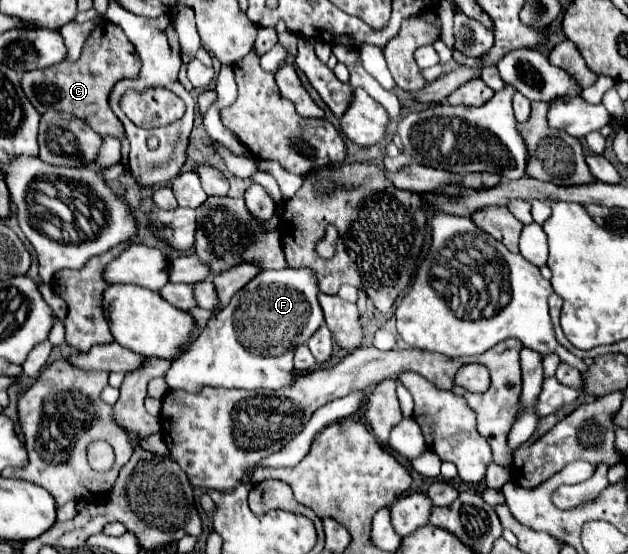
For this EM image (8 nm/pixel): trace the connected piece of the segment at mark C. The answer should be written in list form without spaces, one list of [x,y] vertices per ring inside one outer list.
[[[96,27],[90,33],[80,59],[74,63],[64,61],[64,65],[68,65],[68,69],[64,69],[64,75],[60,71],[60,65],[48,67],[46,73],[44,69],[38,69],[22,75],[22,89],[36,111],[46,113],[52,107],[56,111],[76,113],[76,117],[88,121],[88,125],[102,137],[124,139],[124,125],[108,105],[108,95],[112,87],[122,79],[136,79],[140,73],[140,57],[136,57],[136,49],[124,37],[124,31],[120,27]]]

